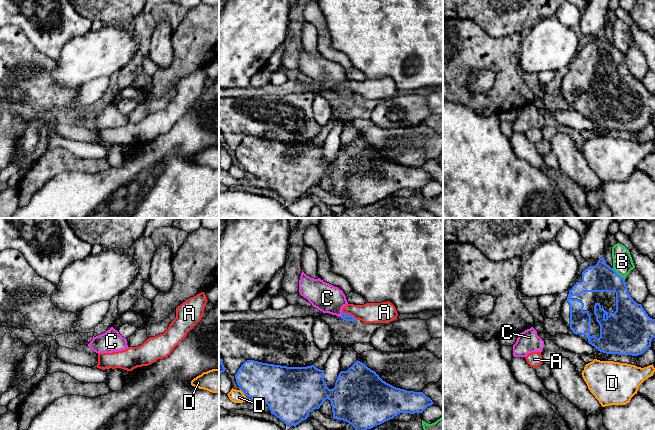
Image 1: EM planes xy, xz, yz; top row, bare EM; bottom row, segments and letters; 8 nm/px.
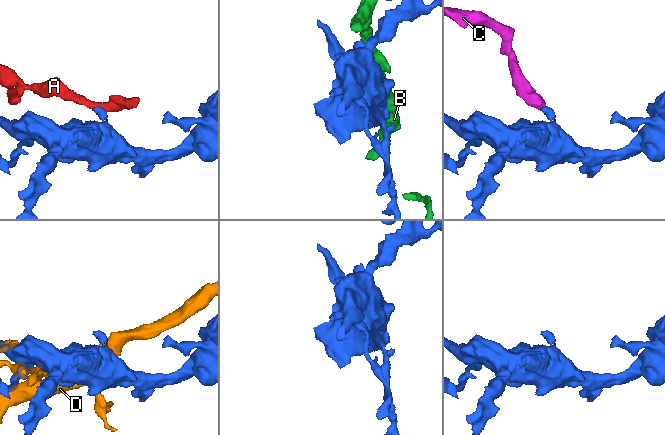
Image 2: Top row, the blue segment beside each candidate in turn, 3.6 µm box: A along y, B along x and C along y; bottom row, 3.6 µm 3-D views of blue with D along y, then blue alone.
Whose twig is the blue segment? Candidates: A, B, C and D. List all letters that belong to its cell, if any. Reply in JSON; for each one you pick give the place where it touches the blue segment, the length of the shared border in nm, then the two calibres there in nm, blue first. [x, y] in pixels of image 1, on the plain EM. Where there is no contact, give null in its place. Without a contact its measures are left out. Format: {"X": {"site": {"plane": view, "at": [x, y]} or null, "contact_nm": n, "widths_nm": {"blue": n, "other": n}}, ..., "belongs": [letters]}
{"C": {"site": {"plane": "xz", "at": [341, 91]}, "contact_nm": 40, "widths_nm": {"blue": 60, "other": 220}}, "belongs": ["C"]}

